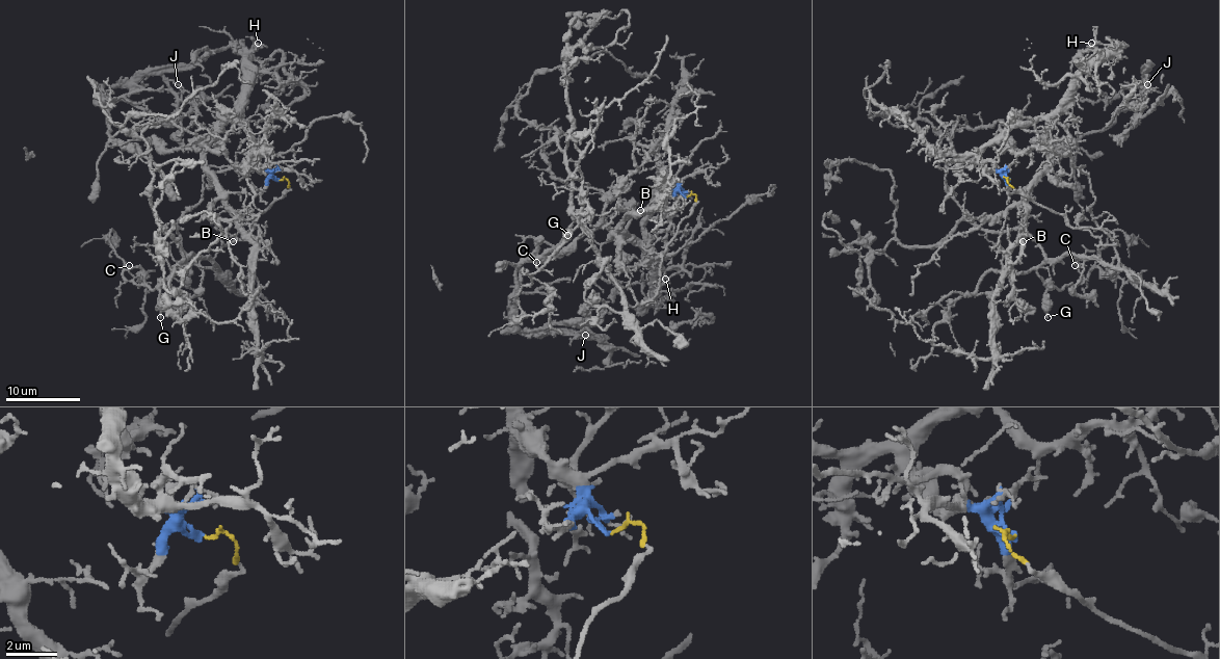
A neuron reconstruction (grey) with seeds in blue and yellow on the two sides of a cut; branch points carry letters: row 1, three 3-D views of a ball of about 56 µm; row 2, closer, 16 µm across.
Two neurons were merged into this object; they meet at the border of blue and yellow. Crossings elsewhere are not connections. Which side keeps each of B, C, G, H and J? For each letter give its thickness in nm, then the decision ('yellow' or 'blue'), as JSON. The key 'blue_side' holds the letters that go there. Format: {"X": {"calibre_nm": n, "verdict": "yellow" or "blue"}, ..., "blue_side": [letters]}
{"B": {"calibre_nm": 120, "verdict": "blue"}, "C": {"calibre_nm": 110, "verdict": "yellow"}, "G": {"calibre_nm": 150, "verdict": "yellow"}, "H": {"calibre_nm": 150, "verdict": "blue"}, "J": {"calibre_nm": 120, "verdict": "blue"}, "blue_side": ["B", "H", "J"]}

